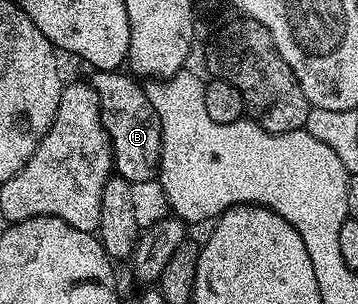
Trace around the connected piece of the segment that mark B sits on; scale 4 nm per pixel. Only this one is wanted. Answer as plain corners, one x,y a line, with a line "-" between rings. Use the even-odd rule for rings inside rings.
122,70
95,71
93,75
88,83
99,98
103,130
107,132
113,152
113,171
131,184
155,179
162,153
162,131
145,87
133,75

